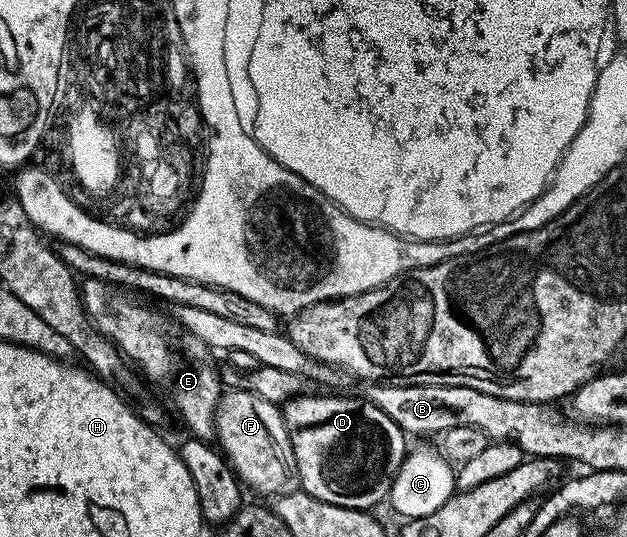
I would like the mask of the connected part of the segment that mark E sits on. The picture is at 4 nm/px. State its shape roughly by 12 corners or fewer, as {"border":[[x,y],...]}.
{"border":[[84,279],[91,327],[159,388],[215,436],[212,349],[147,302]]}

